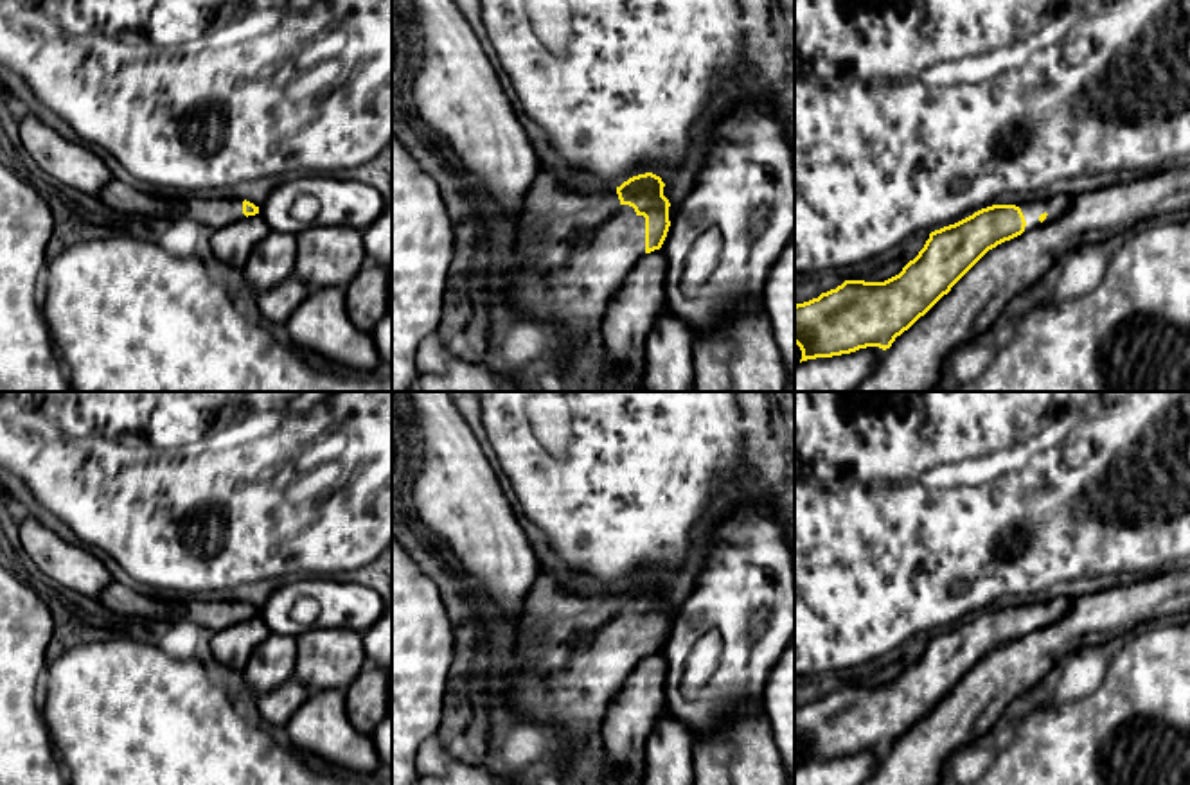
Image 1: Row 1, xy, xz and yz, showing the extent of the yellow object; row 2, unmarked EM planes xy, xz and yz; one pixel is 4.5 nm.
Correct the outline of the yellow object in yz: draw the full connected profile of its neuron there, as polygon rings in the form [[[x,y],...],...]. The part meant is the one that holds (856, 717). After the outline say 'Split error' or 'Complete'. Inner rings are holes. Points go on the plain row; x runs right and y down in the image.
[[[1068,595],[1021,600],[1014,607],[992,607],[929,636],[924,650],[902,674],[884,684],[845,683],[836,692],[795,708],[795,745],[802,763],[850,756],[866,749],[890,751],[897,738],[924,719],[992,650],[1021,636],[1053,625],[1073,604]]]. Split error

